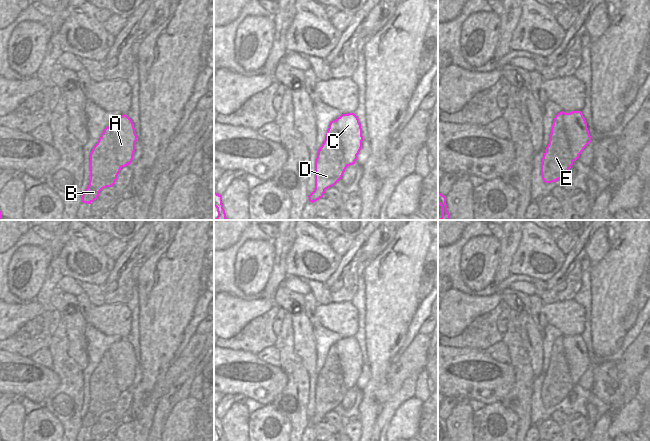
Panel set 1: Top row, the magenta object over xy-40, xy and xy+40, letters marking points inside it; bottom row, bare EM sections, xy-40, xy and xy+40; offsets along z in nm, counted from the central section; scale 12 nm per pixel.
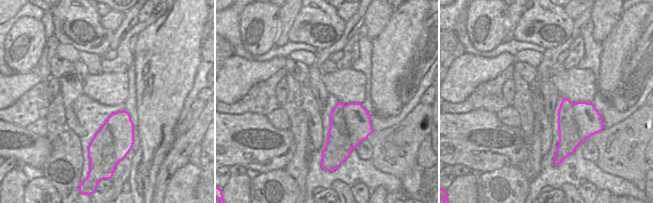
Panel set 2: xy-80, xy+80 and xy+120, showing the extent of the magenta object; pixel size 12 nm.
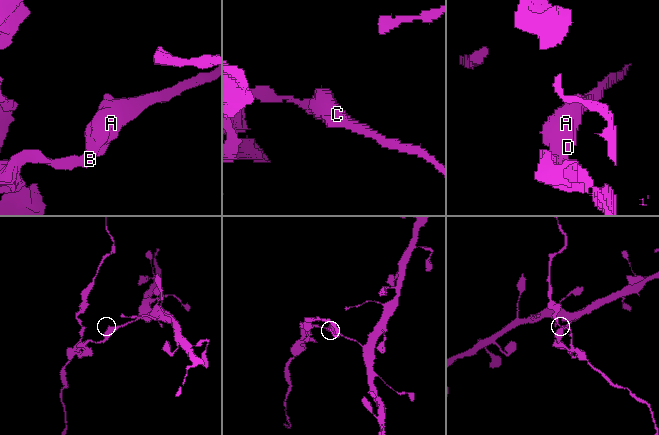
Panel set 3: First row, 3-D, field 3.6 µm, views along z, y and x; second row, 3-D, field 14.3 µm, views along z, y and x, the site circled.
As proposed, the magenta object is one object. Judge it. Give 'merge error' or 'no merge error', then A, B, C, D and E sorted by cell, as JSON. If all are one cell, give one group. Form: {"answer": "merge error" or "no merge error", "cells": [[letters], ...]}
{"answer": "merge error", "cells": [["A", "C"], ["B", "D", "E"]]}

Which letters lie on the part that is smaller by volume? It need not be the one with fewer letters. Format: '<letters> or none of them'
B, D, E.

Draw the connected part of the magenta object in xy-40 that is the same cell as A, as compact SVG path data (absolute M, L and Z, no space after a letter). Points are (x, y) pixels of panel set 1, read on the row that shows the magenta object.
M123 114L110 121L108 127L114 140L118 164L121 167L131 164L137 141L132 120L126 114Z

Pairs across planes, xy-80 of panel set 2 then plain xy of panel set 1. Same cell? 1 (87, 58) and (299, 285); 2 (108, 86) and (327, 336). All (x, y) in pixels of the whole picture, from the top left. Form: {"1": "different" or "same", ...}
{"1": "different", "2": "different"}

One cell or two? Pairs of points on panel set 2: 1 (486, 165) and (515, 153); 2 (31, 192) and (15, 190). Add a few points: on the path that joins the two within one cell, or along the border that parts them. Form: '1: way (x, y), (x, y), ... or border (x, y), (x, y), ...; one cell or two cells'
1: way (493, 158), (498, 153), (508, 153); one cell
2: border (28, 182), (23, 192); two cells

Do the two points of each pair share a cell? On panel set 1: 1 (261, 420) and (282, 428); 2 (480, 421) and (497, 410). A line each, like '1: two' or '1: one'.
1: one
2: one

